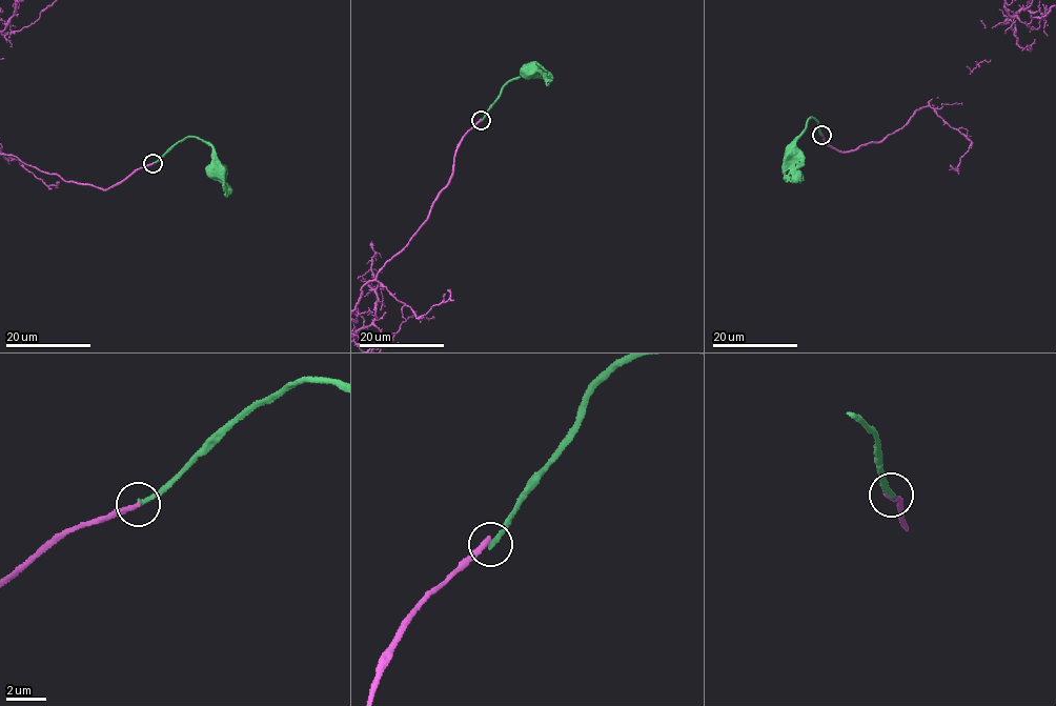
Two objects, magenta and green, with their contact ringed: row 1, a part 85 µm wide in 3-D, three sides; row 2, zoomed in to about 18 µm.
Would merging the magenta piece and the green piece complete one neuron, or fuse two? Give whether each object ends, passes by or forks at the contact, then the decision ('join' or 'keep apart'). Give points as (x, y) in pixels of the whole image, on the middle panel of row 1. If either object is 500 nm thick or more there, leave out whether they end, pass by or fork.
magenta ends | green ends | keep apart

